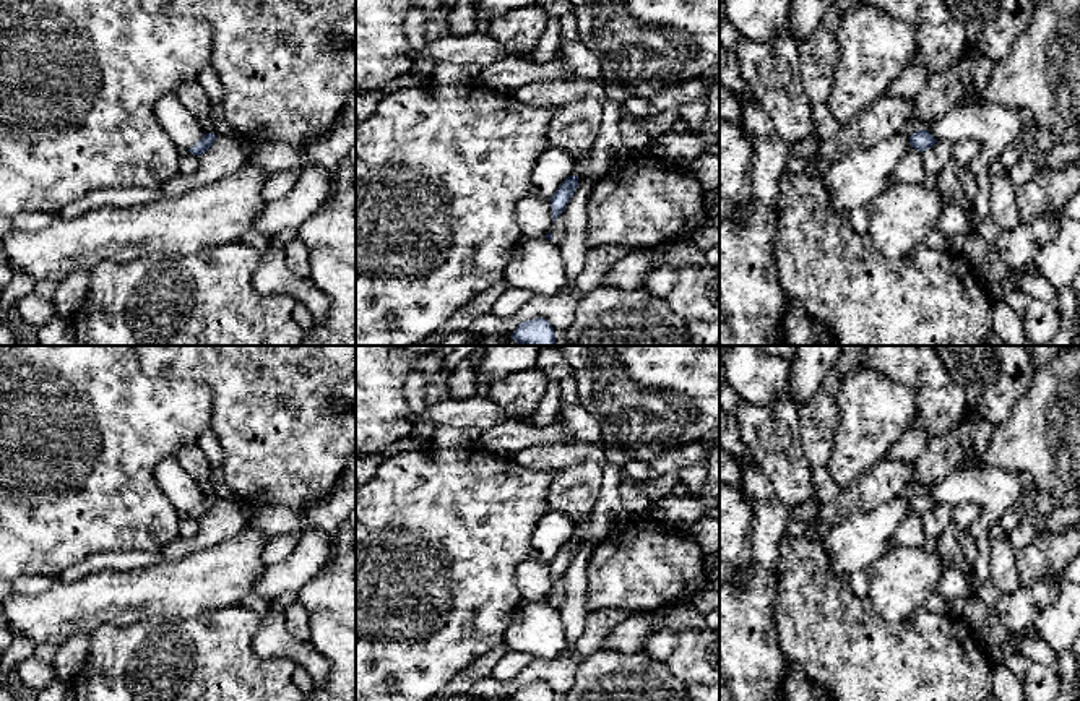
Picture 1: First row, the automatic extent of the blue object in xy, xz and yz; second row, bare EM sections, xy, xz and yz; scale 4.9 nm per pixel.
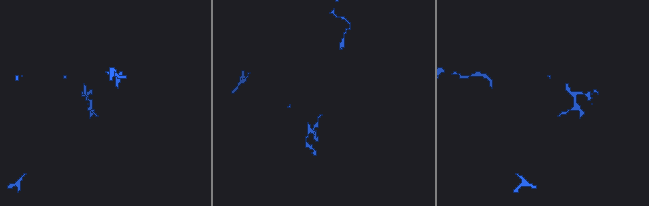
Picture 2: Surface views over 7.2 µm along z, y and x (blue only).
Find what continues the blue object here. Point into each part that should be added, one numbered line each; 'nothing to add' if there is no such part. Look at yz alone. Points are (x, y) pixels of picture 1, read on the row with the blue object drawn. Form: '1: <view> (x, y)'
nothing to add

